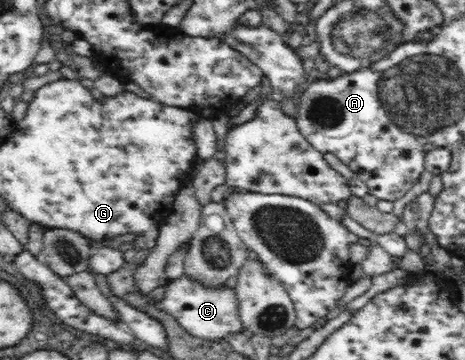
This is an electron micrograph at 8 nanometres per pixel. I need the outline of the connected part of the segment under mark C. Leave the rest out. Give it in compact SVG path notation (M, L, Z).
M186 274L177 279L168 279L165 288L164 298L157 302L158 308L173 315L191 335L217 341L219 338L226 339L230 333L243 331L244 327L238 314L237 296L233 288L225 285L205 287Z

